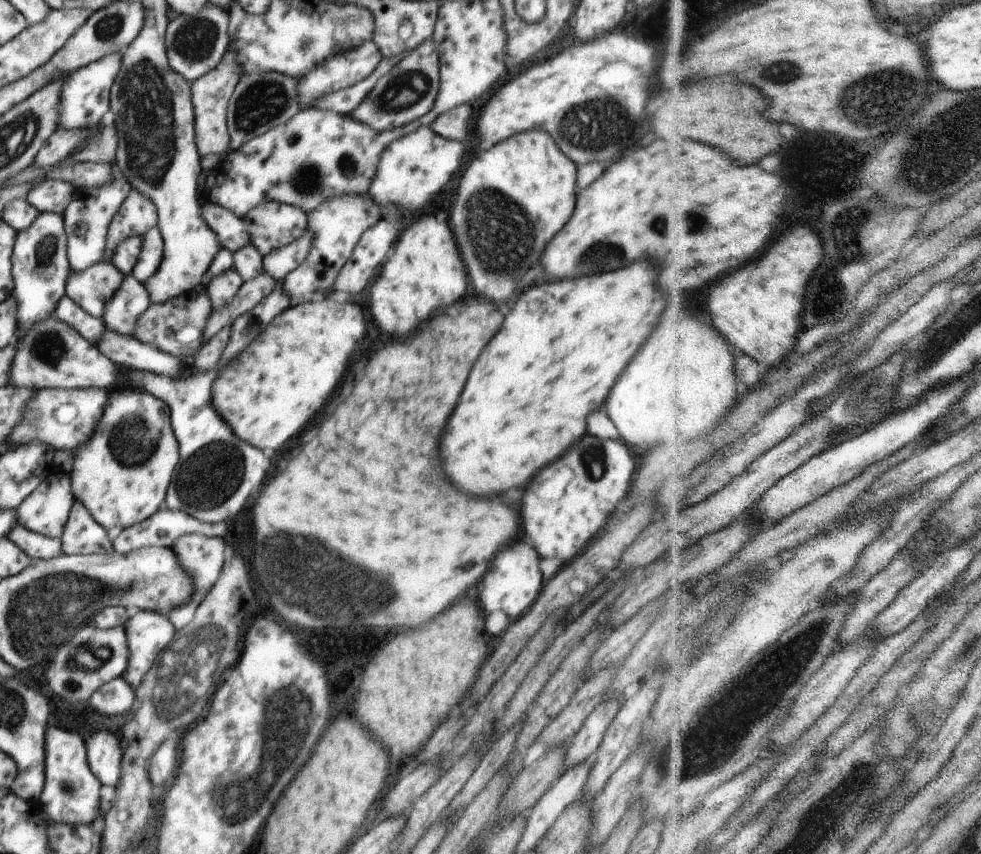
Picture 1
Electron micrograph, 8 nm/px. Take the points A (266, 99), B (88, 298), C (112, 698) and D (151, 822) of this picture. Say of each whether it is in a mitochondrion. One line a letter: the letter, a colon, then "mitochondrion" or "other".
A: mitochondrion
B: other
C: other
D: other

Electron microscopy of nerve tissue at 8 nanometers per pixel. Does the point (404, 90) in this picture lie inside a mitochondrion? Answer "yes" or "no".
yes

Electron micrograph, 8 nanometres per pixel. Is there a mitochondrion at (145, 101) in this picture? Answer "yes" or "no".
yes

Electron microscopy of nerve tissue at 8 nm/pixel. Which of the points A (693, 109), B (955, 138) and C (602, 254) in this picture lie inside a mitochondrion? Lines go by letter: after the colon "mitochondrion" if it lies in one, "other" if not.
A: other
B: mitochondrion
C: mitochondrion

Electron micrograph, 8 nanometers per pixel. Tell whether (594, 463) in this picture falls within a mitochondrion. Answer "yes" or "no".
yes

